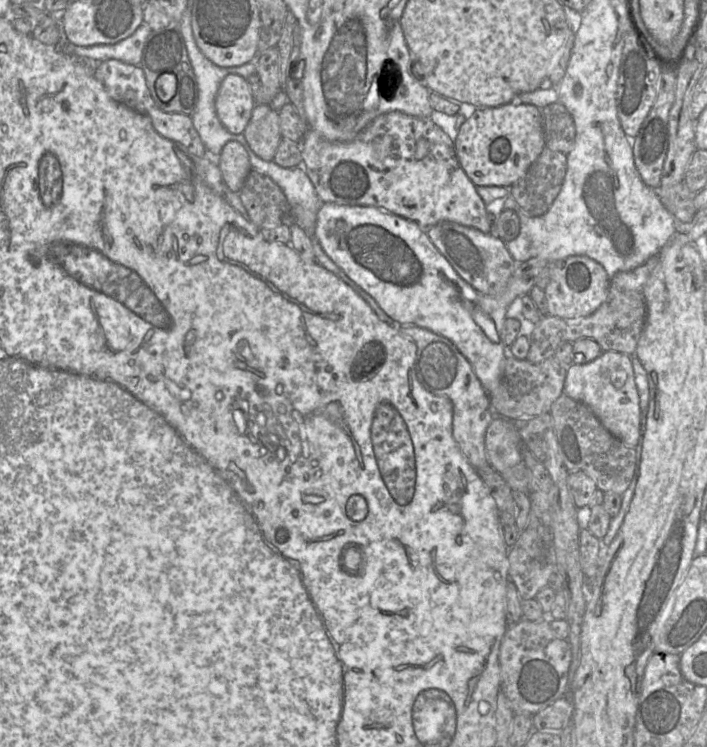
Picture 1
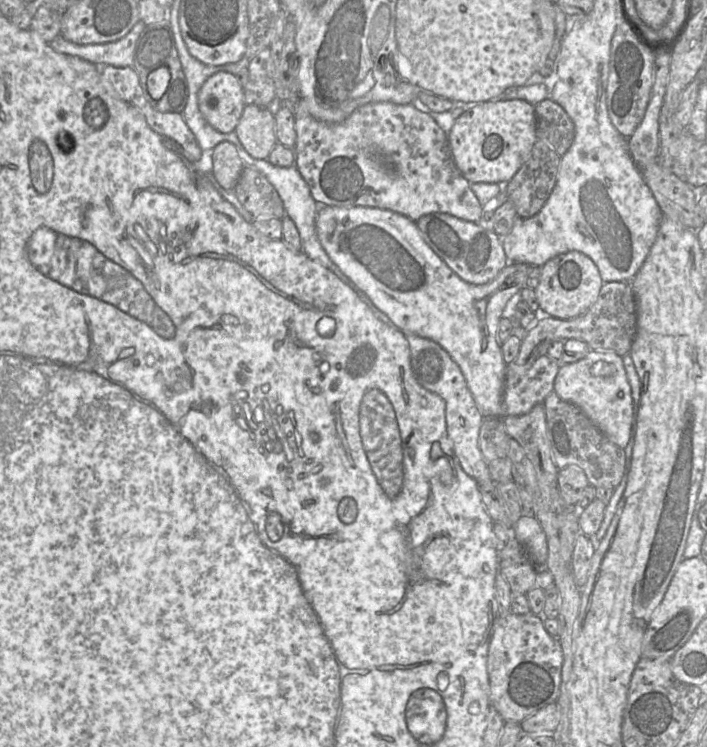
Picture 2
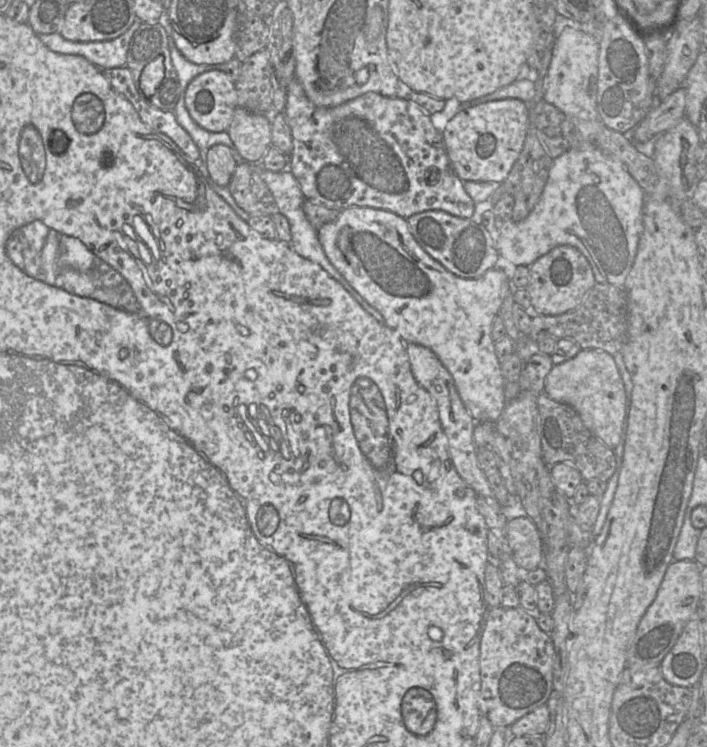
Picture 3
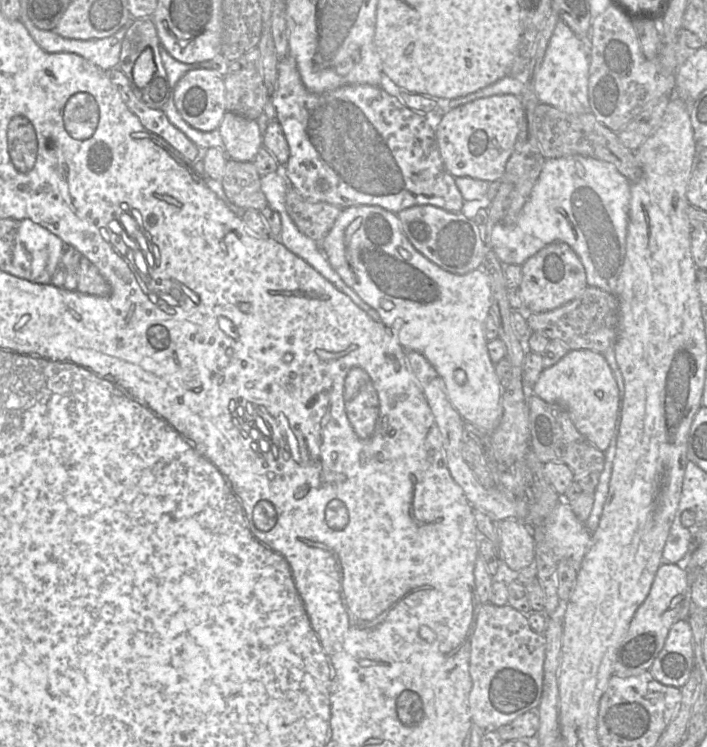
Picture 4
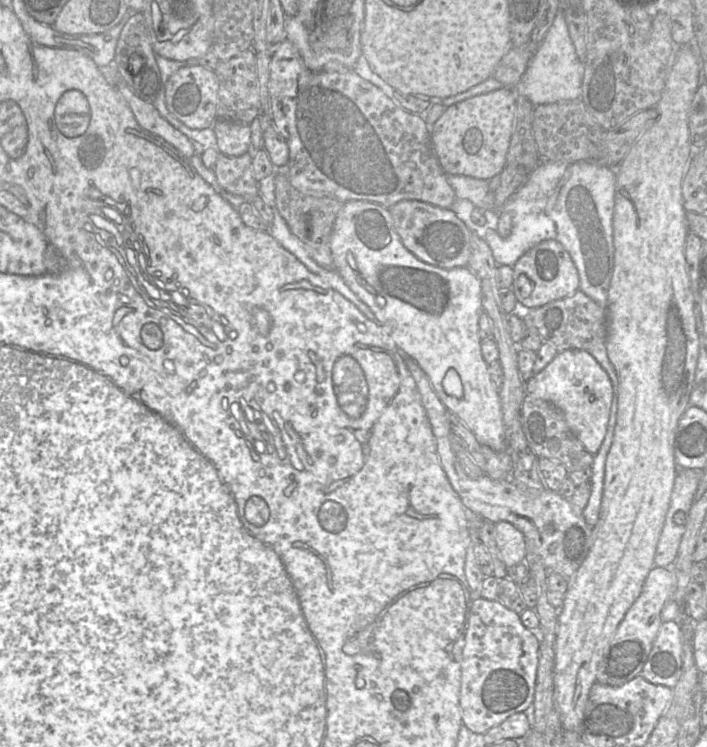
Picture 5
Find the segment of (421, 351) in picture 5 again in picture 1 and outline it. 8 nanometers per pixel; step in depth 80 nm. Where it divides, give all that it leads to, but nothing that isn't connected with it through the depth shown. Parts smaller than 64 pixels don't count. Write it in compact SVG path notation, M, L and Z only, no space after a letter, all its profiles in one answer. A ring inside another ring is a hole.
M325 203L317 214L314 237L326 255L350 279L371 295L393 320L403 326L429 330L450 340L470 363L482 387L490 394L503 375L508 356L508 349L502 342L508 307L514 299L529 293L543 269L549 266L549 262L536 257L517 263L506 287L500 293L484 295L473 289L458 275L430 241L426 229L378 207Z

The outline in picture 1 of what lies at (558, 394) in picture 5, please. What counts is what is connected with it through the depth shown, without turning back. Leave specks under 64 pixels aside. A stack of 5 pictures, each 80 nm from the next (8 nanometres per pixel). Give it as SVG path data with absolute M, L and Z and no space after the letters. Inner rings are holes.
M603 351L589 363L570 365L567 367L563 394L586 405L602 425L625 446L629 448L637 446L641 410L630 356L614 351Z

